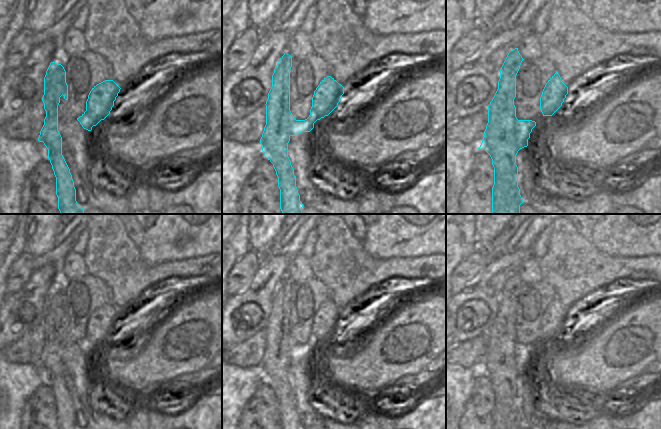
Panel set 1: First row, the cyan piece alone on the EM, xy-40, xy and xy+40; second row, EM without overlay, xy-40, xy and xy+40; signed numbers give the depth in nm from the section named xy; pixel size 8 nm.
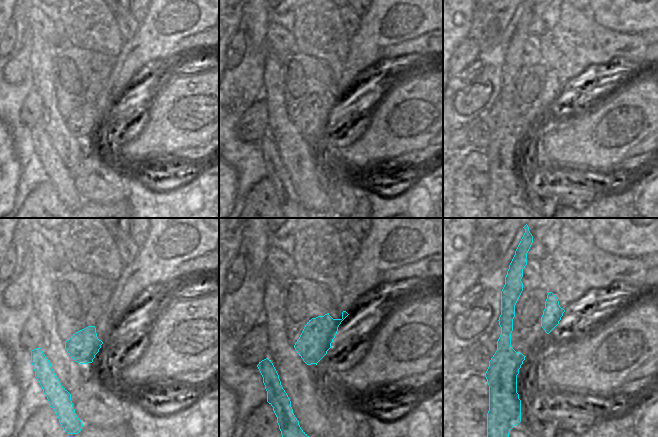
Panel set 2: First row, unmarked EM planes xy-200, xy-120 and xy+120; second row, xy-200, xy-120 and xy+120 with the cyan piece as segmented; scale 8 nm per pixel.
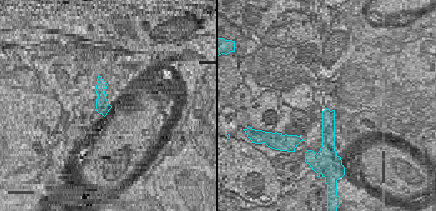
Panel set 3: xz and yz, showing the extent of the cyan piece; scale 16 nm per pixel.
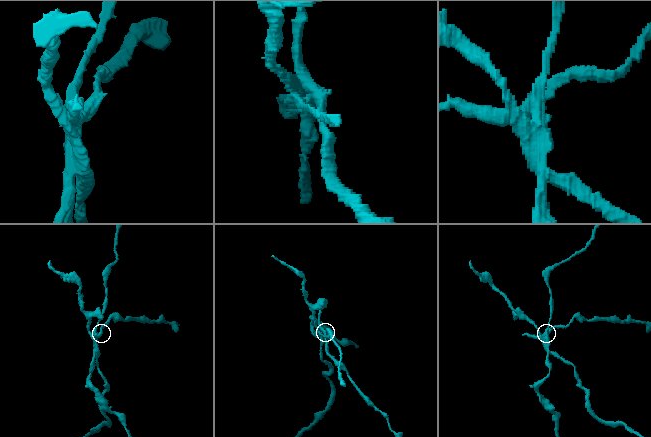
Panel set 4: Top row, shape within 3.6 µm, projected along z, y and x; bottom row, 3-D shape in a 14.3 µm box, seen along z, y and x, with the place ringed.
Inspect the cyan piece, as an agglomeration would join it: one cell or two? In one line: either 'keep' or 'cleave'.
cleave

